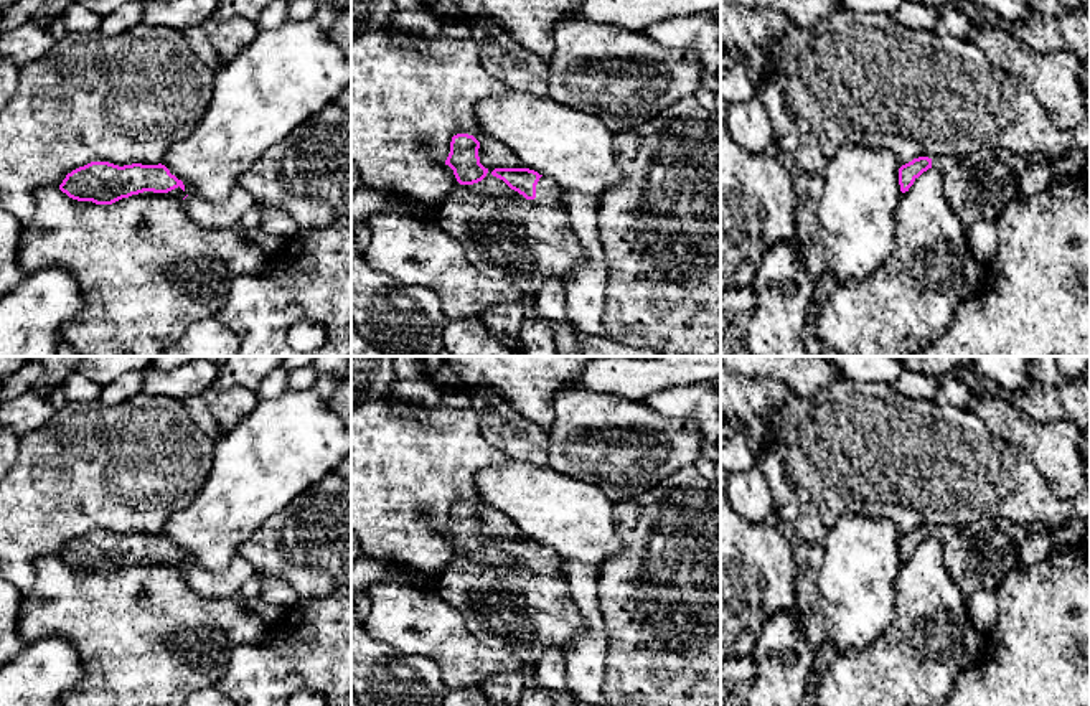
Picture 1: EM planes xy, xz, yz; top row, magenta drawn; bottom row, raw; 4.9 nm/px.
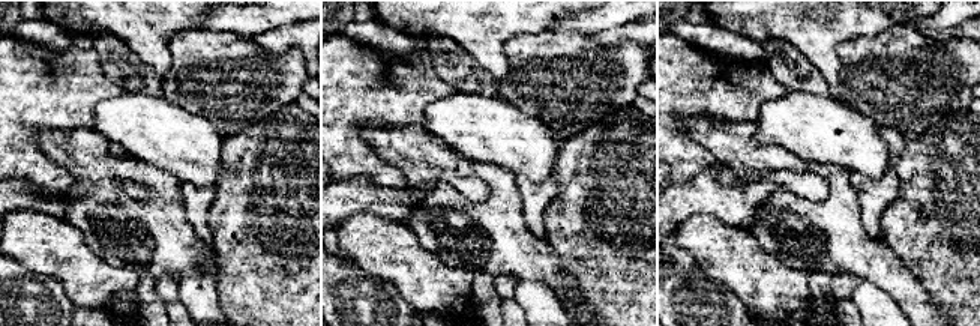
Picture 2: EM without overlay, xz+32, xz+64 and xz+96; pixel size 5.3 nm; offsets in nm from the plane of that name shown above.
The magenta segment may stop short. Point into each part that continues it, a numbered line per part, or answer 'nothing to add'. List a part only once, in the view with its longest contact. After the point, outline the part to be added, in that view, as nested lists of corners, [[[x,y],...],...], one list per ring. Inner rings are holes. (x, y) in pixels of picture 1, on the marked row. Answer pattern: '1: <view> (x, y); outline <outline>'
1: xz (525, 243); outline [[[493,175],[458,185],[437,211],[435,224],[462,244],[483,275],[523,294],[536,294],[549,279],[567,282],[584,262],[564,191],[546,176],[534,200],[516,196]]]

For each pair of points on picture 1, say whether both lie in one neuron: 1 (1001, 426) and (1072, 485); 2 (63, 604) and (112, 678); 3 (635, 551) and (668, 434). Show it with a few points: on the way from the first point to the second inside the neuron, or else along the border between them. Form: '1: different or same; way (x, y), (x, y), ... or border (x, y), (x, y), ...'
1: same; way (1019, 431), (1056, 467)
2: same; way (81, 622), (112, 654), (112, 660)
3: different; border (686, 465), (650, 489), (617, 502)

